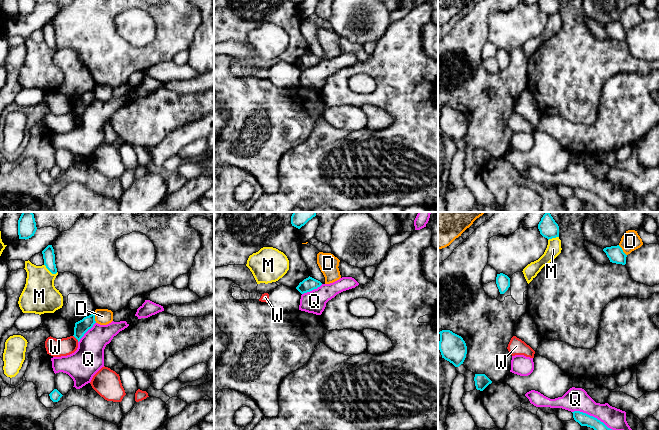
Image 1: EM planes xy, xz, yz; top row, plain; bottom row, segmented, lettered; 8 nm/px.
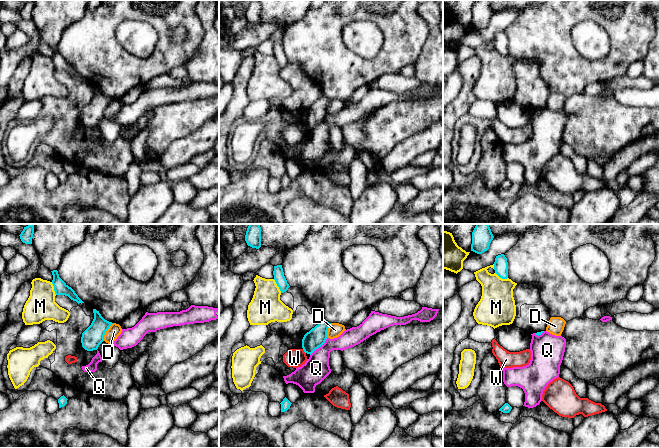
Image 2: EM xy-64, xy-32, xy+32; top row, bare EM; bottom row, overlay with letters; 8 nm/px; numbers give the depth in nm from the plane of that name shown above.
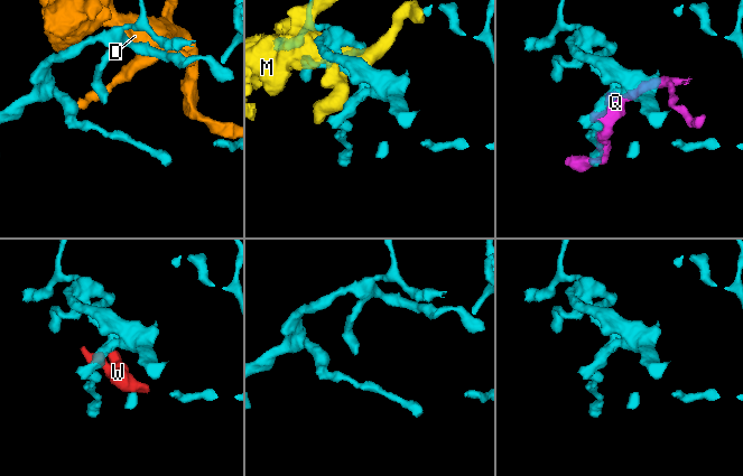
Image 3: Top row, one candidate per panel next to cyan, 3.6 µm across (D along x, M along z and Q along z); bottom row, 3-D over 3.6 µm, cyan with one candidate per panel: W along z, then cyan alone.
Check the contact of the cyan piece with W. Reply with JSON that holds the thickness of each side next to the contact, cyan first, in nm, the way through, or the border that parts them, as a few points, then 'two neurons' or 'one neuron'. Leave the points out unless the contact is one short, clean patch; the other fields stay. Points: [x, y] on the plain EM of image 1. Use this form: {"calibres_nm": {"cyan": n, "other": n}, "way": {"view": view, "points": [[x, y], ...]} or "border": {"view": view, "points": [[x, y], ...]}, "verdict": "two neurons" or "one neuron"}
{"calibres_nm": {"cyan": 110, "other": 140}, "border": {"view": "xy", "points": [[73, 111], [78, 117]]}, "verdict": "two neurons"}

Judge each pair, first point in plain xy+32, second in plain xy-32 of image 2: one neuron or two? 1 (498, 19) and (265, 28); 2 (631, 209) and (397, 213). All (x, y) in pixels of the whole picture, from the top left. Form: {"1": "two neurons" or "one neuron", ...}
{"1": "one neuron", "2": "two neurons"}

